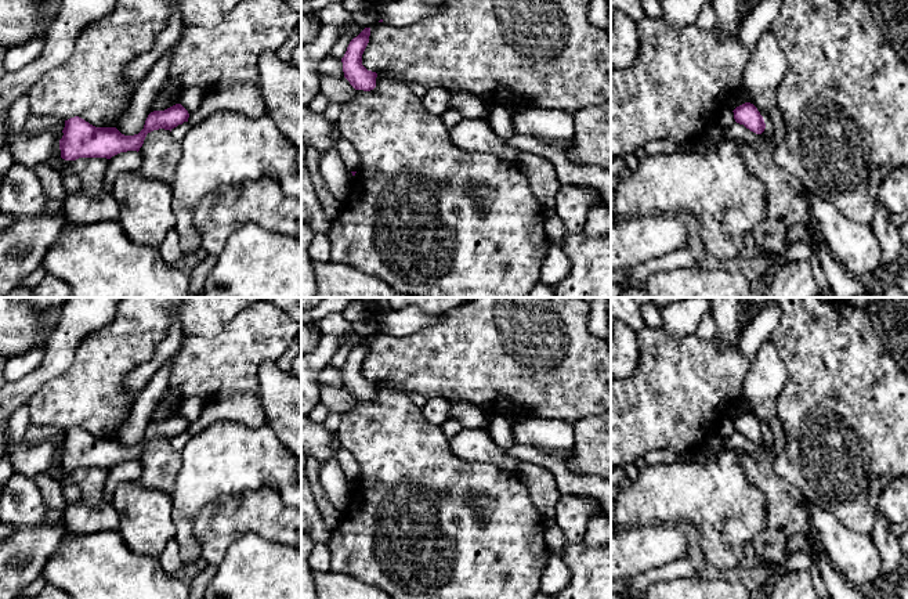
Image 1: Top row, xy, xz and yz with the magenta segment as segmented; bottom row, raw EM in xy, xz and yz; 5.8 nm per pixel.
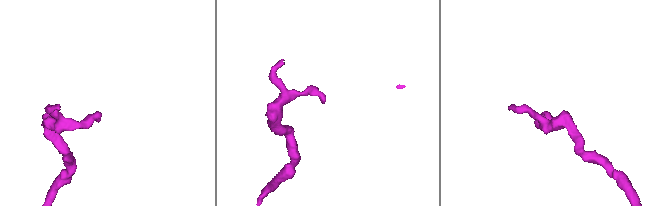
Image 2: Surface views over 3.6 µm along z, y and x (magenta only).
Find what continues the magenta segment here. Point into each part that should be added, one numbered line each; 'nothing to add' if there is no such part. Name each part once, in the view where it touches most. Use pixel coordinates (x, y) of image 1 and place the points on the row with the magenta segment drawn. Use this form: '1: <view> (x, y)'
nothing to add

